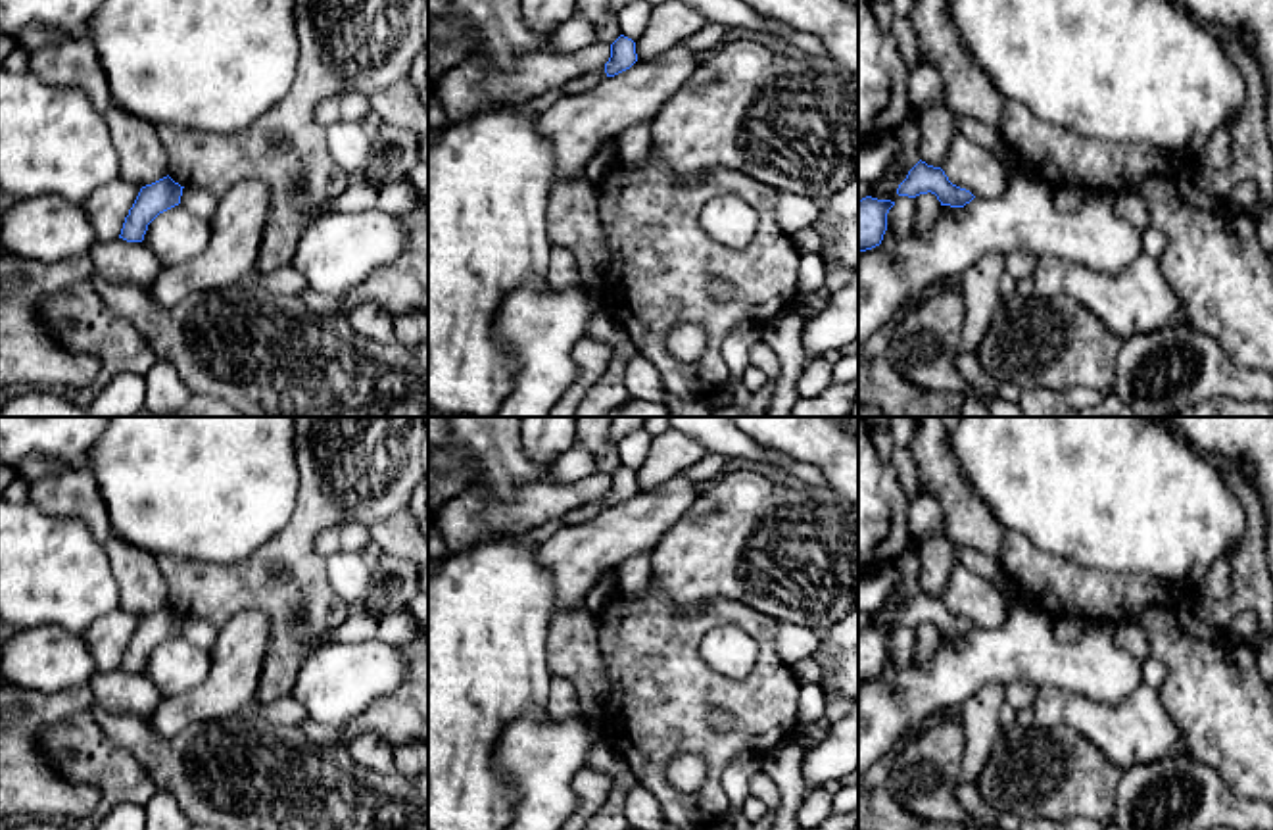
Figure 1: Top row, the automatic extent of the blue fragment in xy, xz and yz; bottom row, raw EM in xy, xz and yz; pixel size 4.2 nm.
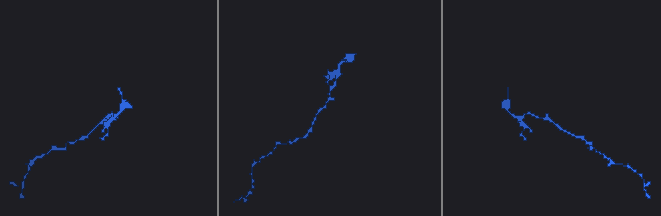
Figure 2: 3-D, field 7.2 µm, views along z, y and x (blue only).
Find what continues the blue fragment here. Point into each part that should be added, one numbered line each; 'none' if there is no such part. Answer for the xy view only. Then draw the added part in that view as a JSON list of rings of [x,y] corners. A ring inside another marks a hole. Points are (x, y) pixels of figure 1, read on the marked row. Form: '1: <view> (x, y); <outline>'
none

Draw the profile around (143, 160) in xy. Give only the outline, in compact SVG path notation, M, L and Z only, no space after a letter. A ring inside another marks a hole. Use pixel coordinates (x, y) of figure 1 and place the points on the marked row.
M113 102L104 121L111 133L123 181L142 188L169 175L169 159L156 125L125 113Z

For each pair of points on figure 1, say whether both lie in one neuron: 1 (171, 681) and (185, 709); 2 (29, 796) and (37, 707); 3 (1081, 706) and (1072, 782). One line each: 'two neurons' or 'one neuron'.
1: two neurons
2: one neuron
3: two neurons

